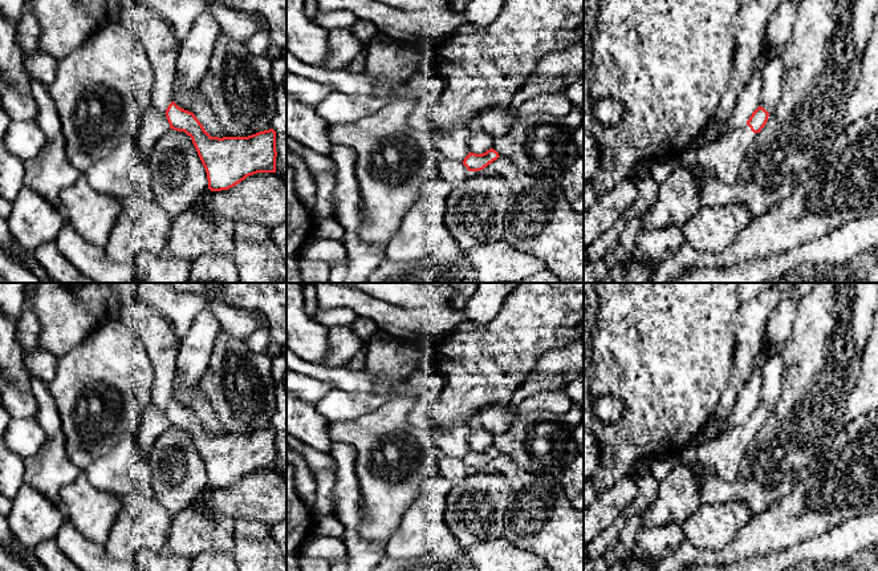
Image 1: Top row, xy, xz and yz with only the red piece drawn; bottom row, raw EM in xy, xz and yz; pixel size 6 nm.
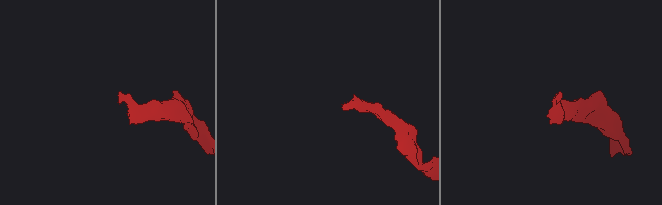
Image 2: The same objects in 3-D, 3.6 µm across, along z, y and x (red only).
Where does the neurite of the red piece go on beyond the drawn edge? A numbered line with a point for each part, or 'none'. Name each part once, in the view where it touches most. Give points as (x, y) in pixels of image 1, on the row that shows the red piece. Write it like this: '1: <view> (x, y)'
1: yz (723, 158)

